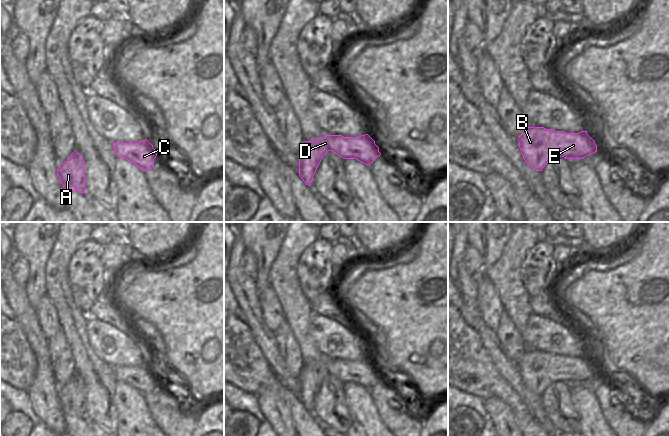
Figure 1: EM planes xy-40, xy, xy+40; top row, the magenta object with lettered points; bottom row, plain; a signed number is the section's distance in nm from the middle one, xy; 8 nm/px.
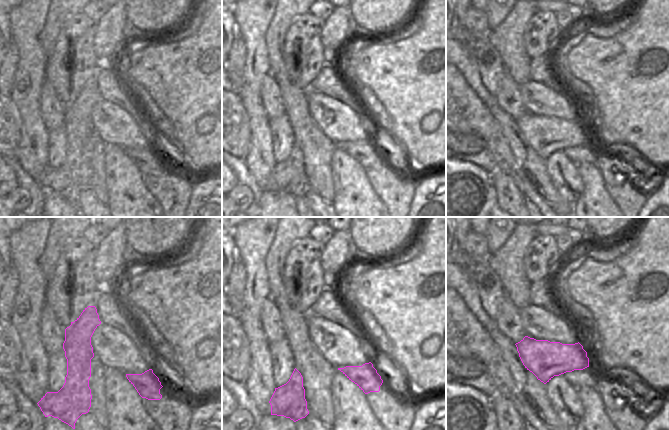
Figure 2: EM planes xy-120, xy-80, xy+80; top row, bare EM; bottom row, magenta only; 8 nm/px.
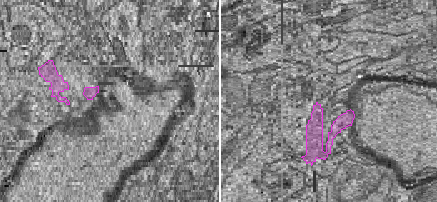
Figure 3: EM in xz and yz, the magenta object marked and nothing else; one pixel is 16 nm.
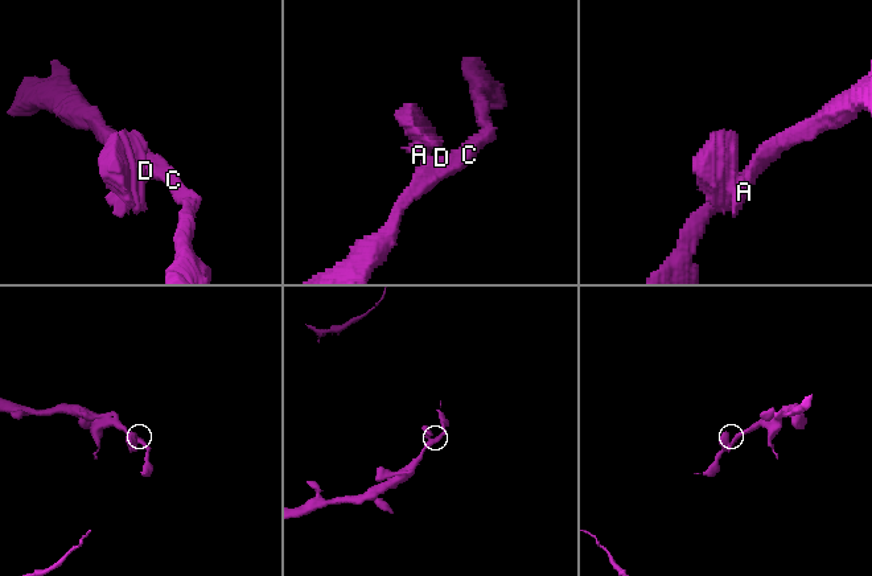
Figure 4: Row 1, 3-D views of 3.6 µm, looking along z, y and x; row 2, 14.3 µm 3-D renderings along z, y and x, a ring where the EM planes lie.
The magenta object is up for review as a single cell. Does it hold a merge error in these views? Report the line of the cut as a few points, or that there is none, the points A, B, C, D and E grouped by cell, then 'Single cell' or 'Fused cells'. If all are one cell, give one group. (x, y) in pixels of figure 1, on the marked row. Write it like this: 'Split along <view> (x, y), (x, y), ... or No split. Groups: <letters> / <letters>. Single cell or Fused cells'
No split. Groups: A B C D E. Single cell.

